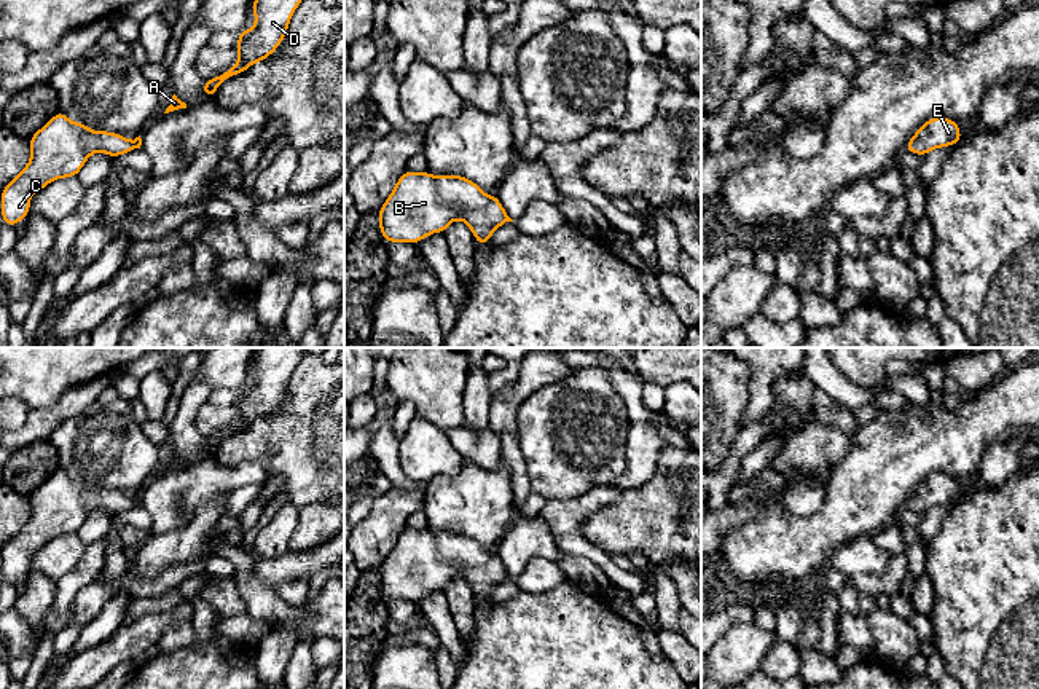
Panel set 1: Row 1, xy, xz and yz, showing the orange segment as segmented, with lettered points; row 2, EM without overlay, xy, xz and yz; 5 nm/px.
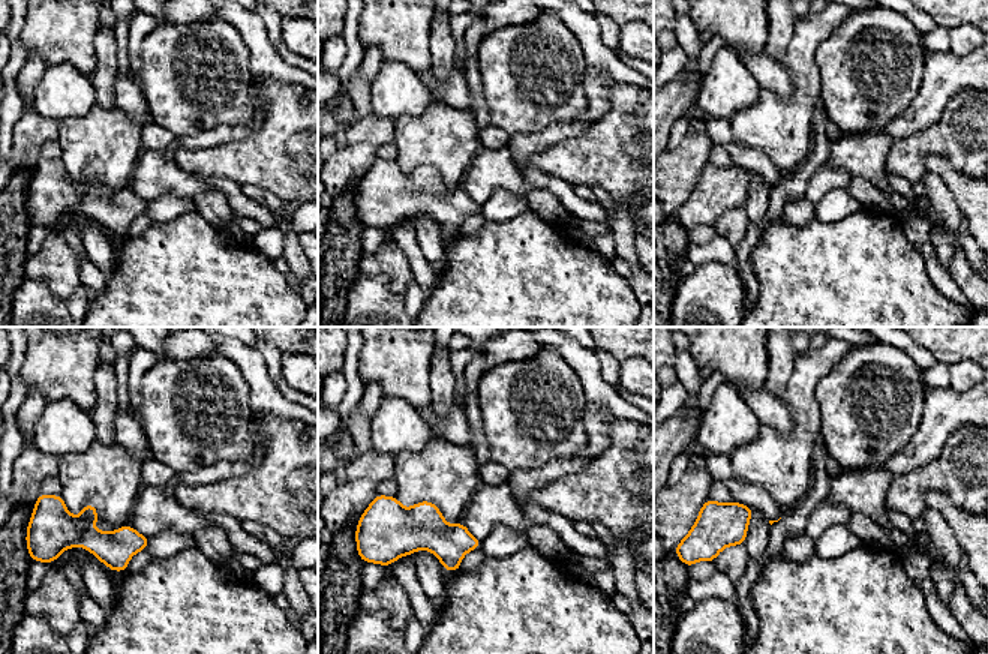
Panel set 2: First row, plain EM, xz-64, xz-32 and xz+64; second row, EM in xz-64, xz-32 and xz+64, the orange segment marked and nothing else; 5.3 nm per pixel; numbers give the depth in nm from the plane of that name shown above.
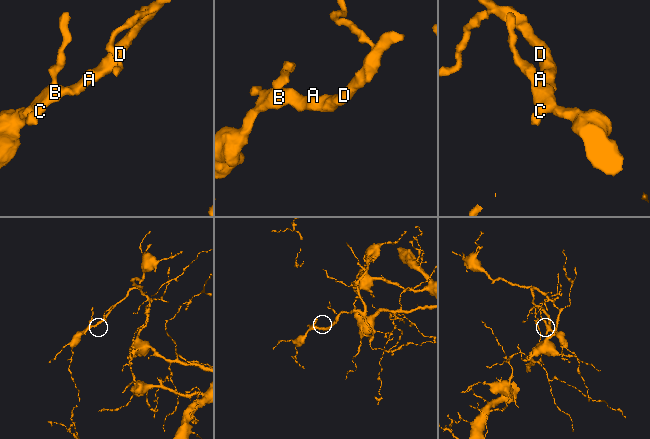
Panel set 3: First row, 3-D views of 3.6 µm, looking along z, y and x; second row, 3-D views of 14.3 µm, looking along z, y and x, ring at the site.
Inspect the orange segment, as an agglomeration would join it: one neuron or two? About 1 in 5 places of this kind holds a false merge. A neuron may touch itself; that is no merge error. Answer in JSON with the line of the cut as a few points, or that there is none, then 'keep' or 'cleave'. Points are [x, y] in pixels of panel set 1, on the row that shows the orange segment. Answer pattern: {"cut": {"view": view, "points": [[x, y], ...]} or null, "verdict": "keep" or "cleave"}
{"cut": null, "verdict": "keep"}

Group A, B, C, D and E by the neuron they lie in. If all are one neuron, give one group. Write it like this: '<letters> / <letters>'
A B C D E

